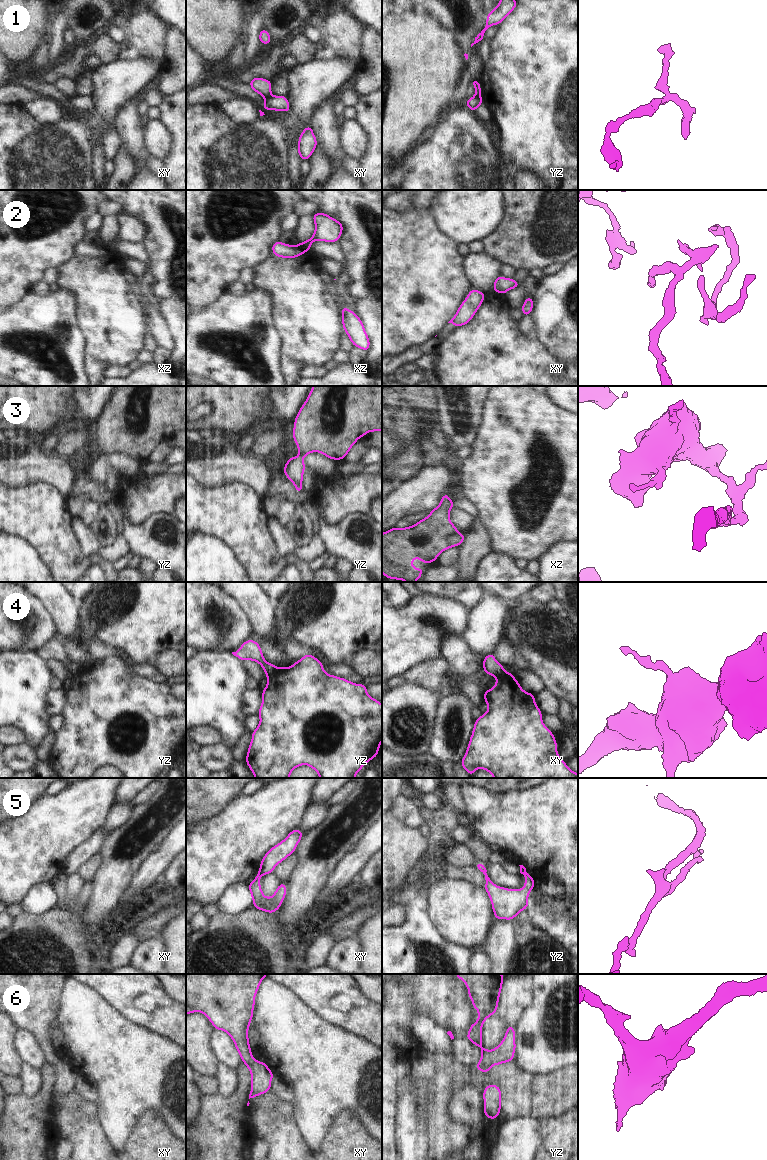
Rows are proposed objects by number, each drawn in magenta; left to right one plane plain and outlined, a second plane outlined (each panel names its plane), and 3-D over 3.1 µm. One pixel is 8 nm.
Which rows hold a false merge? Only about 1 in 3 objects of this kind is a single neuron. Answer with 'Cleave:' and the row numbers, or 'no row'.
Cleave: 1, 3, 4, 5.

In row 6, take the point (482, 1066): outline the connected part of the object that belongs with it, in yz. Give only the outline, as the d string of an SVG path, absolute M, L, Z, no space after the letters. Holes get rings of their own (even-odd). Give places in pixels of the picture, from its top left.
M455 974L461 979L468 988L469 998L472 1000L473 1008L478 1010L478 1020L469 1027L469 1032L466 1038L474 1045L481 1048L481 1060L475 1065L476 1069L487 1073L493 1065L500 1065L505 1062L511 1062L514 1058L516 1049L515 1029L509 1025L507 1027L505 1037L500 1045L489 1051L482 1046L482 1026L485 1020L495 1014L498 1007L499 996L501 994L502 984L504 982L502 974Z

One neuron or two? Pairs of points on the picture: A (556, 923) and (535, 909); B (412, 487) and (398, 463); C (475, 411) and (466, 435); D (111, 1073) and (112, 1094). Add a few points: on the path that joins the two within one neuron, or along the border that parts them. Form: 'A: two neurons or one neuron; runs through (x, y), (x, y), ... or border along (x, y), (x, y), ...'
A: one neuron; runs through (551, 918), (540, 909)
B: two neurons; border along (428, 466), (424, 466), (414, 476), (396, 485)
C: one neuron; runs through (469, 417), (466, 420), (466, 429)
D: one neuron; runs through (112, 1078), (112, 1089)

